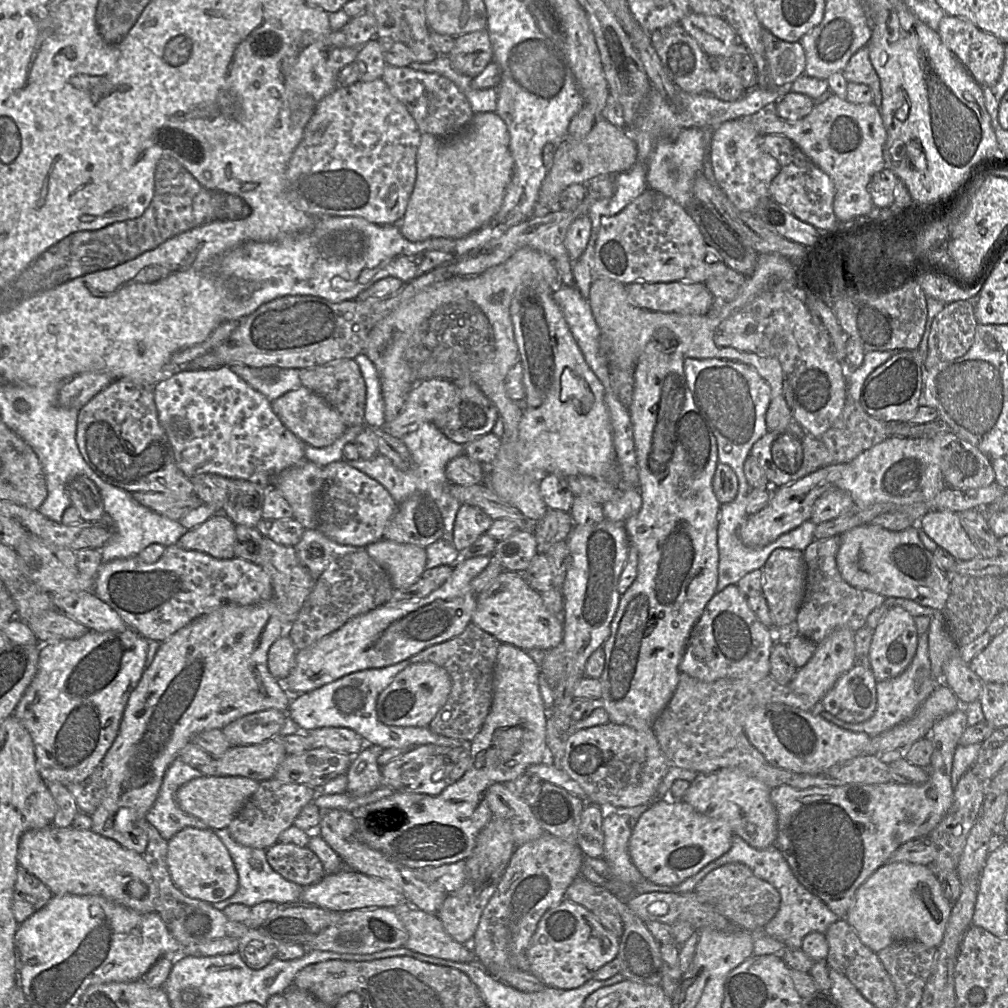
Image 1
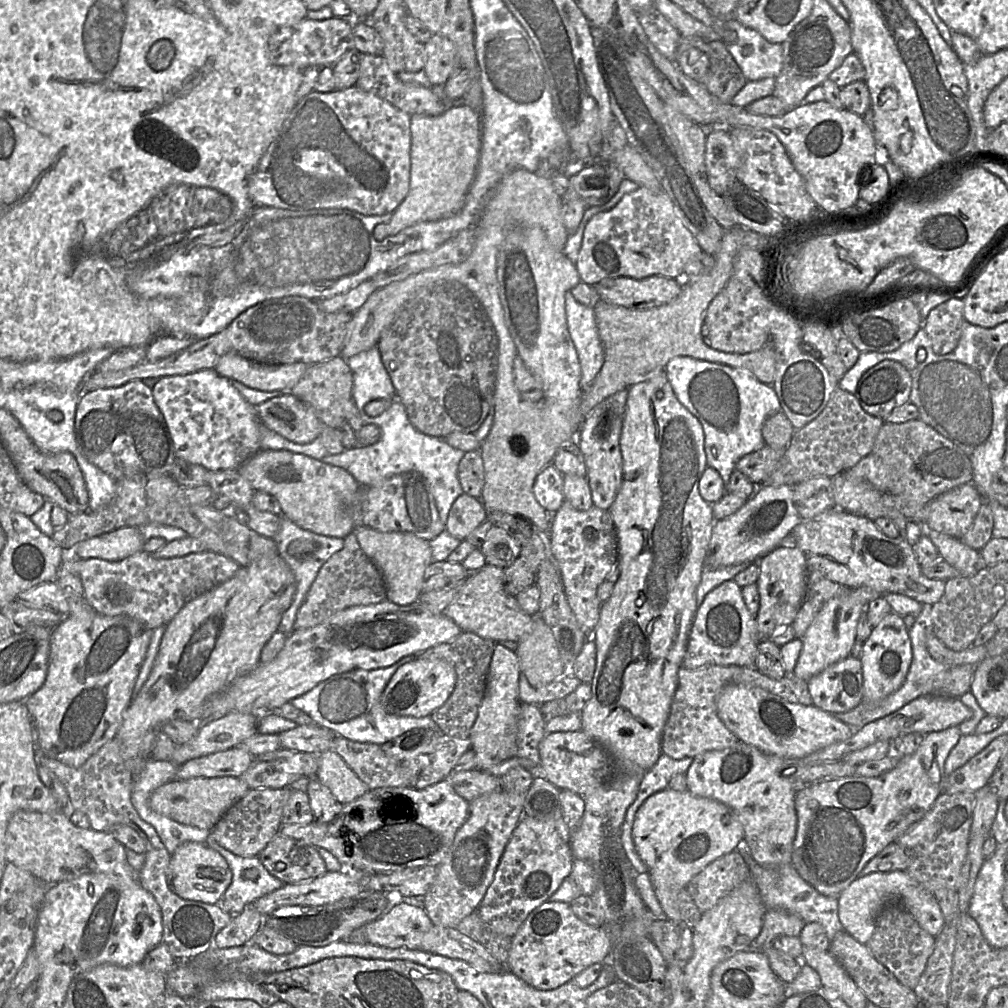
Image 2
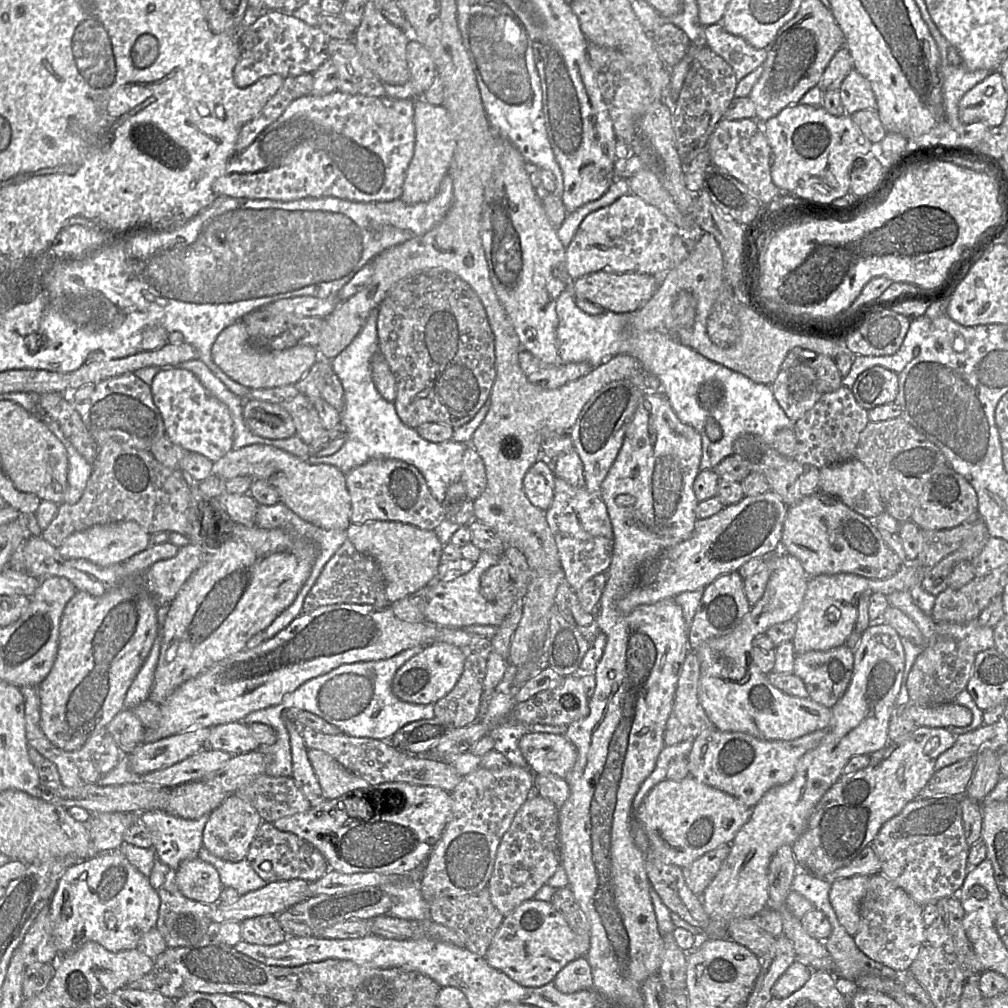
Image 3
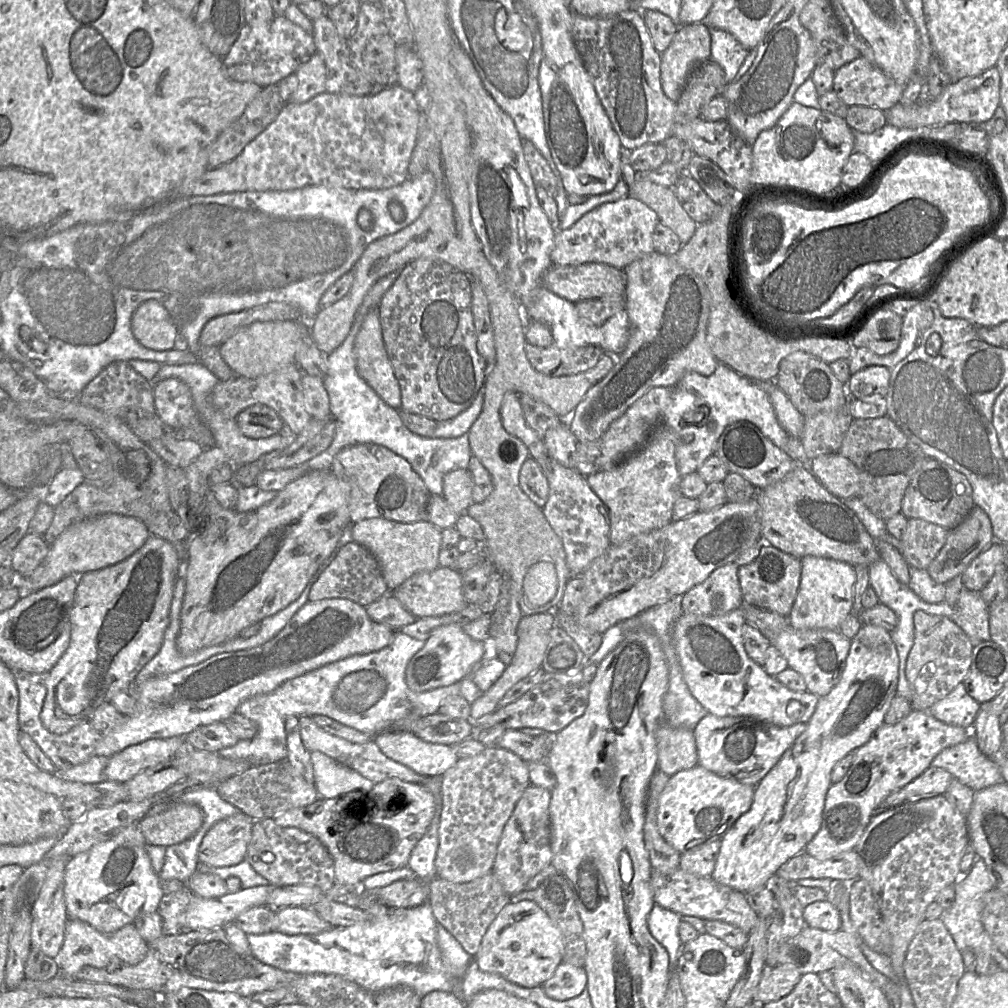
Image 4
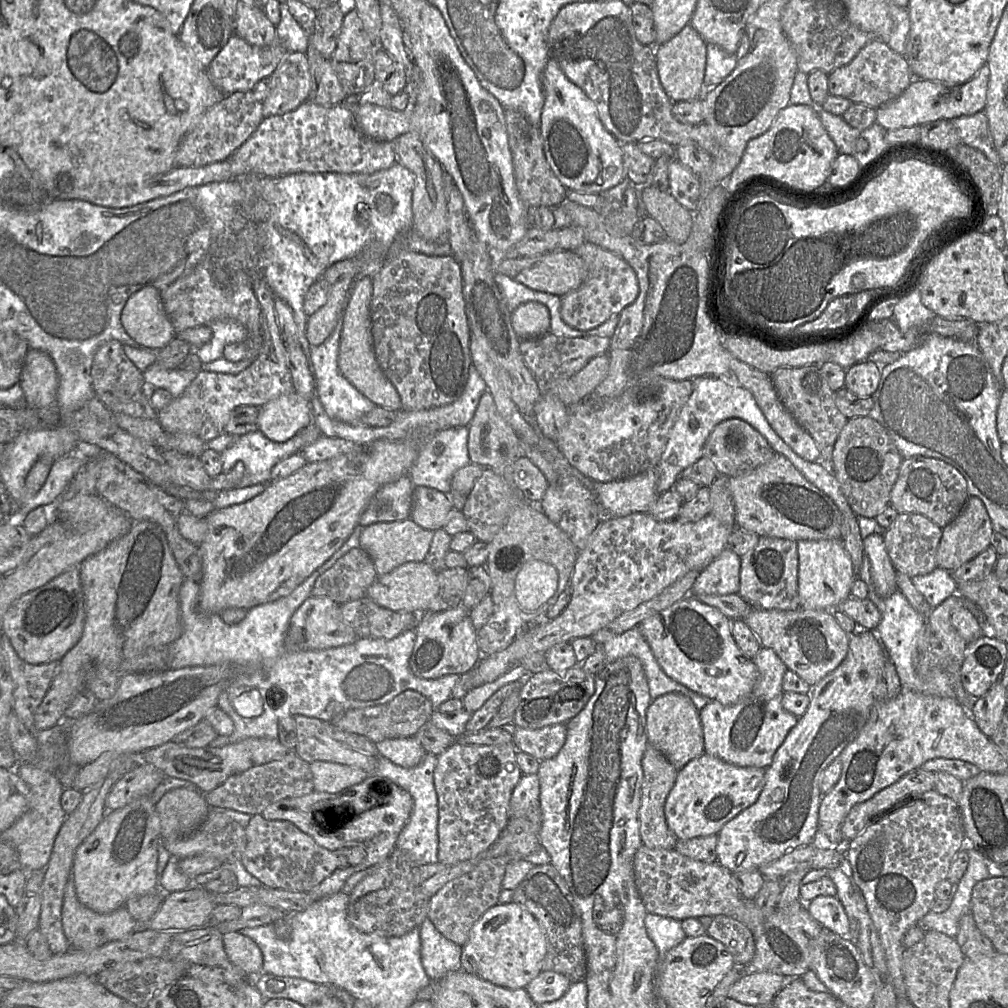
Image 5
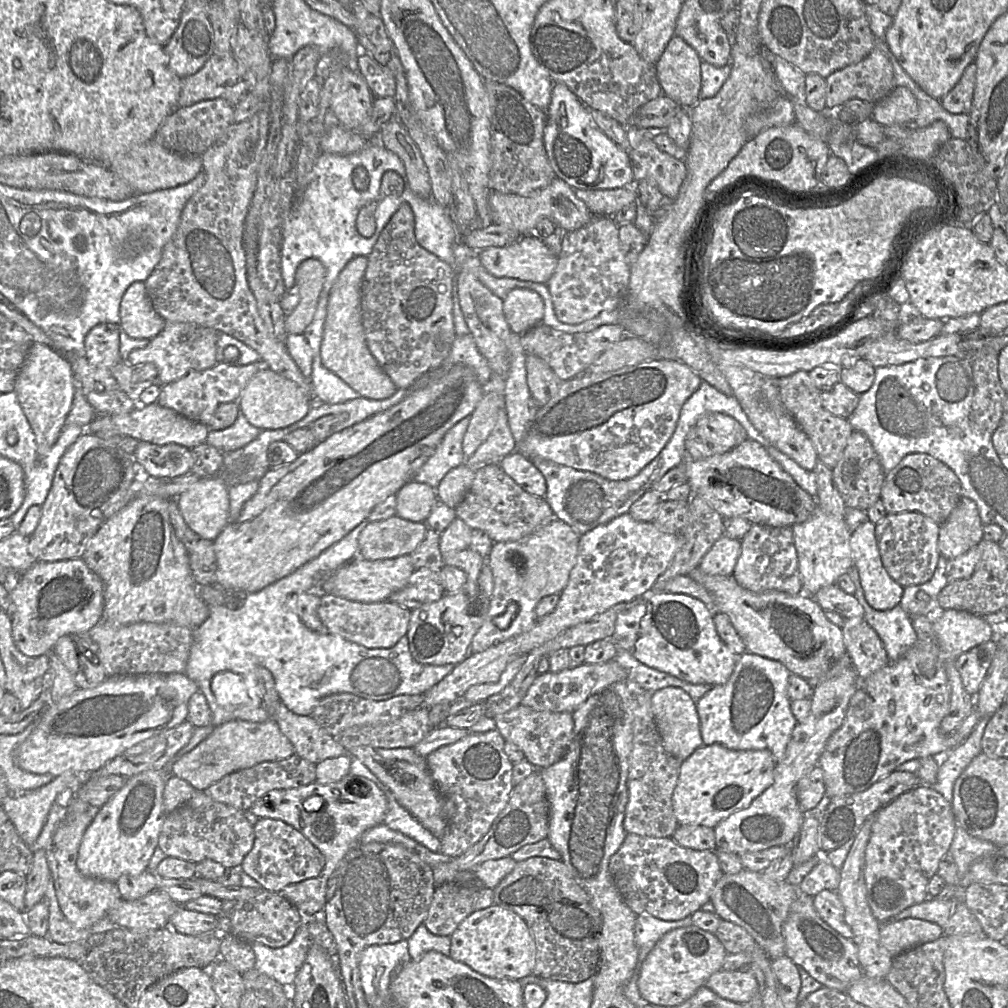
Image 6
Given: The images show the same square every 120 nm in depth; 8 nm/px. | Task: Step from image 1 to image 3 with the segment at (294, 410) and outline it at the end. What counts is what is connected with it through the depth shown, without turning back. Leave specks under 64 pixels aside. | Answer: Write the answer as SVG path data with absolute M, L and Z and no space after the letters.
M245 400L243 419L255 435L268 439L285 439L296 435L291 415L276 403Z

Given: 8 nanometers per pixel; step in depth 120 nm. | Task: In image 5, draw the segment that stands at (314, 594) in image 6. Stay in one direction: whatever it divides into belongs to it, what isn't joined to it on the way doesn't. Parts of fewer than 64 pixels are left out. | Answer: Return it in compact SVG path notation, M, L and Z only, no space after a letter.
M310 596L291 617L284 640L284 650L287 653L324 650L354 643L358 638L353 628L344 620L337 602L325 596Z

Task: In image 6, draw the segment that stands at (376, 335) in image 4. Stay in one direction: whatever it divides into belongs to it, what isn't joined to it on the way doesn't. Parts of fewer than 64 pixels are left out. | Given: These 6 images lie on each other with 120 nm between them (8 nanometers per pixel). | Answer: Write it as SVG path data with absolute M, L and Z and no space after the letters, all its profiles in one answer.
M356 256L339 273L328 297L320 349L322 364L340 377L362 398L384 400L397 391L396 385L371 354L365 337L361 312L361 287L367 268L367 257Z

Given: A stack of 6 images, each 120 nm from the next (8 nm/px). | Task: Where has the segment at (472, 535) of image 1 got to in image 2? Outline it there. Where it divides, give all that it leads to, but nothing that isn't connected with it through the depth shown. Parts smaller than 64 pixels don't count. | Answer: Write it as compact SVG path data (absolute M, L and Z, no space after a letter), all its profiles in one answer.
M462 493L452 504L446 529L453 537L464 541L468 535L488 519L488 511L480 499Z

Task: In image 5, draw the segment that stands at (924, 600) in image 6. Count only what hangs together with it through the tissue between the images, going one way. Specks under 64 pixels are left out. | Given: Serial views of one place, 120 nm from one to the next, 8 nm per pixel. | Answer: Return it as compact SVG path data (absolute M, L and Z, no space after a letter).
M936 567L929 574L911 578L915 589L933 609L957 593L957 583L949 571Z

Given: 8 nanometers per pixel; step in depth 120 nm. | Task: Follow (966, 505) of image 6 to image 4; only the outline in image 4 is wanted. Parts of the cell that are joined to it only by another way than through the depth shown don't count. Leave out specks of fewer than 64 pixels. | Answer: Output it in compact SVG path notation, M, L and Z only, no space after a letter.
M975 505L966 519L952 530L935 559L927 568L931 578L940 584L947 584L953 578L962 575L972 561L994 542L992 524L989 516Z

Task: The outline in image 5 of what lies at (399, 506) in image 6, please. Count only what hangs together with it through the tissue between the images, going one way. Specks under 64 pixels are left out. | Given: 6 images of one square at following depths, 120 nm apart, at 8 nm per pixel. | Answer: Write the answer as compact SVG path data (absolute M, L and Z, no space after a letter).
M415 486L410 518L419 526L436 531L444 527L453 508L449 494L426 486Z

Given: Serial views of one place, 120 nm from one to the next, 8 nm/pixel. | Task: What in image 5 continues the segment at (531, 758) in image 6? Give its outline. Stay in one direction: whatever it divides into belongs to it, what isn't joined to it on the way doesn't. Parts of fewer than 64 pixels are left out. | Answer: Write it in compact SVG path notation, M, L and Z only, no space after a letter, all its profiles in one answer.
M554 724L540 729L526 729L516 726L510 731L512 744L519 751L526 752L539 761L555 756L566 740L566 724Z

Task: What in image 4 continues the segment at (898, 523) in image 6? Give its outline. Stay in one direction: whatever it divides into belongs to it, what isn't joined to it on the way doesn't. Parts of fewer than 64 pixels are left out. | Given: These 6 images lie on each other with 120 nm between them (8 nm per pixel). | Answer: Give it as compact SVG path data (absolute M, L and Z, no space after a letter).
M908 519L899 552L909 566L927 569L946 542L949 530L923 519Z

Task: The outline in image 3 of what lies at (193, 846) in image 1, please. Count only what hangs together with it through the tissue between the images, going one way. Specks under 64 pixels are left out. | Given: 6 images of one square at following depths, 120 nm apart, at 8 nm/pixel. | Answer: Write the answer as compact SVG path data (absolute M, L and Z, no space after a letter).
M198 857L184 860L175 873L176 885L187 898L205 904L216 904L223 889L219 873L210 863Z

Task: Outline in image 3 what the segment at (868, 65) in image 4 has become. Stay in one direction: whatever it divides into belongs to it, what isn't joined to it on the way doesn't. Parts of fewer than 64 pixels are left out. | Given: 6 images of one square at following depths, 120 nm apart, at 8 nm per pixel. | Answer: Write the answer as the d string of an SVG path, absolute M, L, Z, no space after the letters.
M855 69L845 77L838 91L847 115L861 110L876 110L877 102L869 81Z

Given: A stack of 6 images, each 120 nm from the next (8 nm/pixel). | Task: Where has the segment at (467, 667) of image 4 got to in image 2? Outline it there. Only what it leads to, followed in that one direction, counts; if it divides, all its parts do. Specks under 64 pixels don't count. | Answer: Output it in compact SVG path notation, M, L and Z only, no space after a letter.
M418 658L401 666L395 672L382 694L382 706L391 715L429 716L448 700L456 682L456 670L447 660Z

